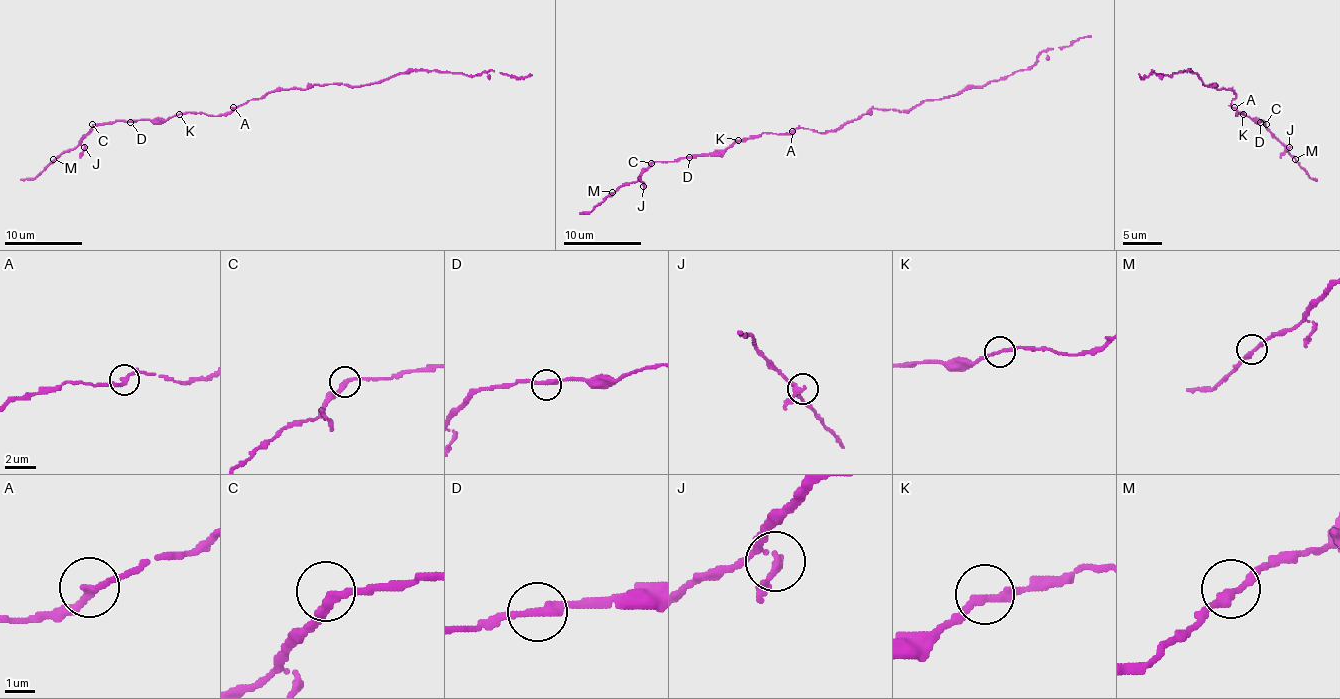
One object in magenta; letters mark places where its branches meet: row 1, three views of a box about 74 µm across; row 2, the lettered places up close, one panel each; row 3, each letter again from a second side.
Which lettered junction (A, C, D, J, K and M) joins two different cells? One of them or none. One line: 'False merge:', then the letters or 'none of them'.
False merge: none of them

